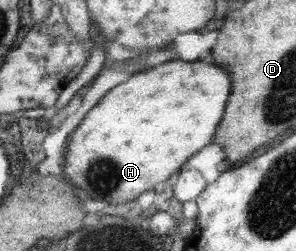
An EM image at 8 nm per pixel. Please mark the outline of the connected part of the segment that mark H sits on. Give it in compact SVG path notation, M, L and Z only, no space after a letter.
M173 60L165 64L153 67L153 70L147 70L145 74L135 74L129 82L119 84L117 88L113 88L95 108L93 108L87 116L78 122L78 128L73 132L71 139L66 147L66 162L64 165L64 176L71 182L71 186L75 186L84 199L91 198L97 200L110 200L112 206L123 204L125 202L133 202L139 194L149 192L155 188L155 184L169 180L171 174L180 172L185 164L188 164L189 158L195 156L197 152L203 150L205 146L216 142L217 130L221 126L221 120L225 116L225 108L229 102L233 90L233 82L231 82L231 74L222 66L215 66L215 63L185 62L183 60Z

